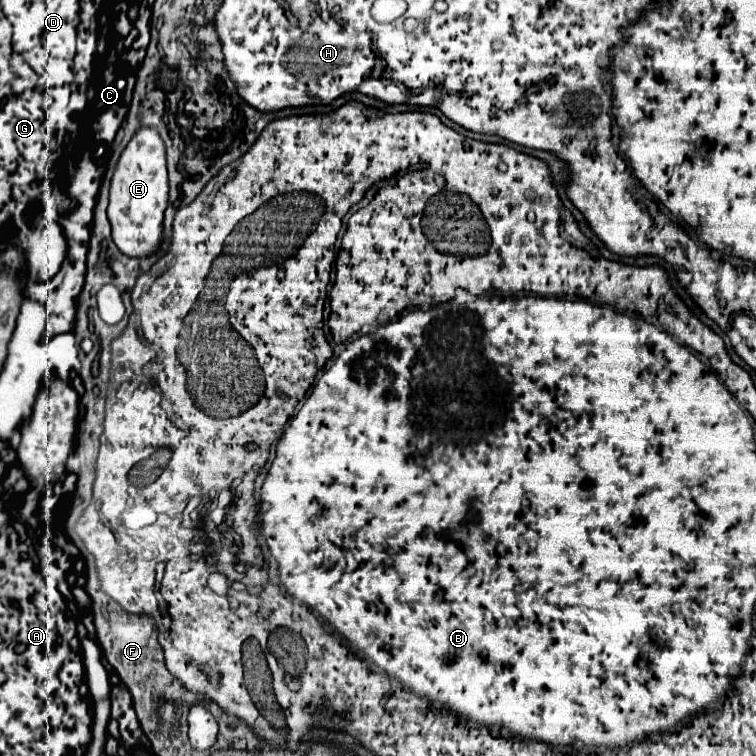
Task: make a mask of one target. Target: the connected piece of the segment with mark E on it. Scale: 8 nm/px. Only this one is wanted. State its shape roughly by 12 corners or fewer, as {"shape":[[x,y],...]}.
{"shape":[[140,127],[110,185],[122,253],[158,249],[168,175],[164,141]]}

